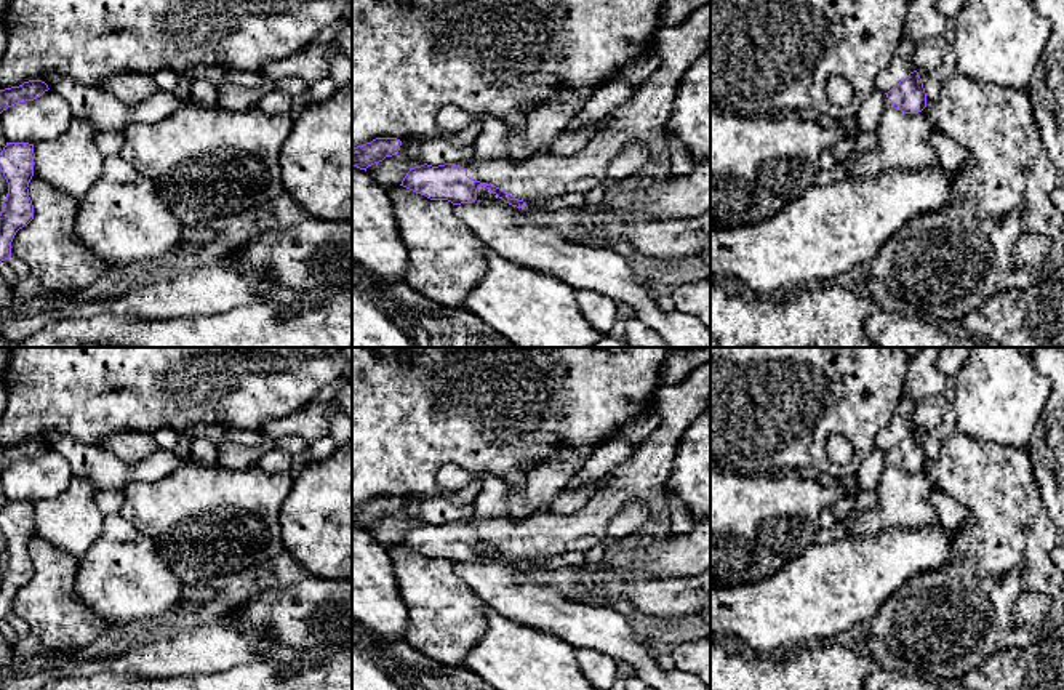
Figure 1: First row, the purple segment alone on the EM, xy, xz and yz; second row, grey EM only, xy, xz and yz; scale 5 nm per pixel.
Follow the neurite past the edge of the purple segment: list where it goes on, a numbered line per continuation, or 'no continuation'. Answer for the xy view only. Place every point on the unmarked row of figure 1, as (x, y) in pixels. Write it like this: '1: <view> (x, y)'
no continuation

